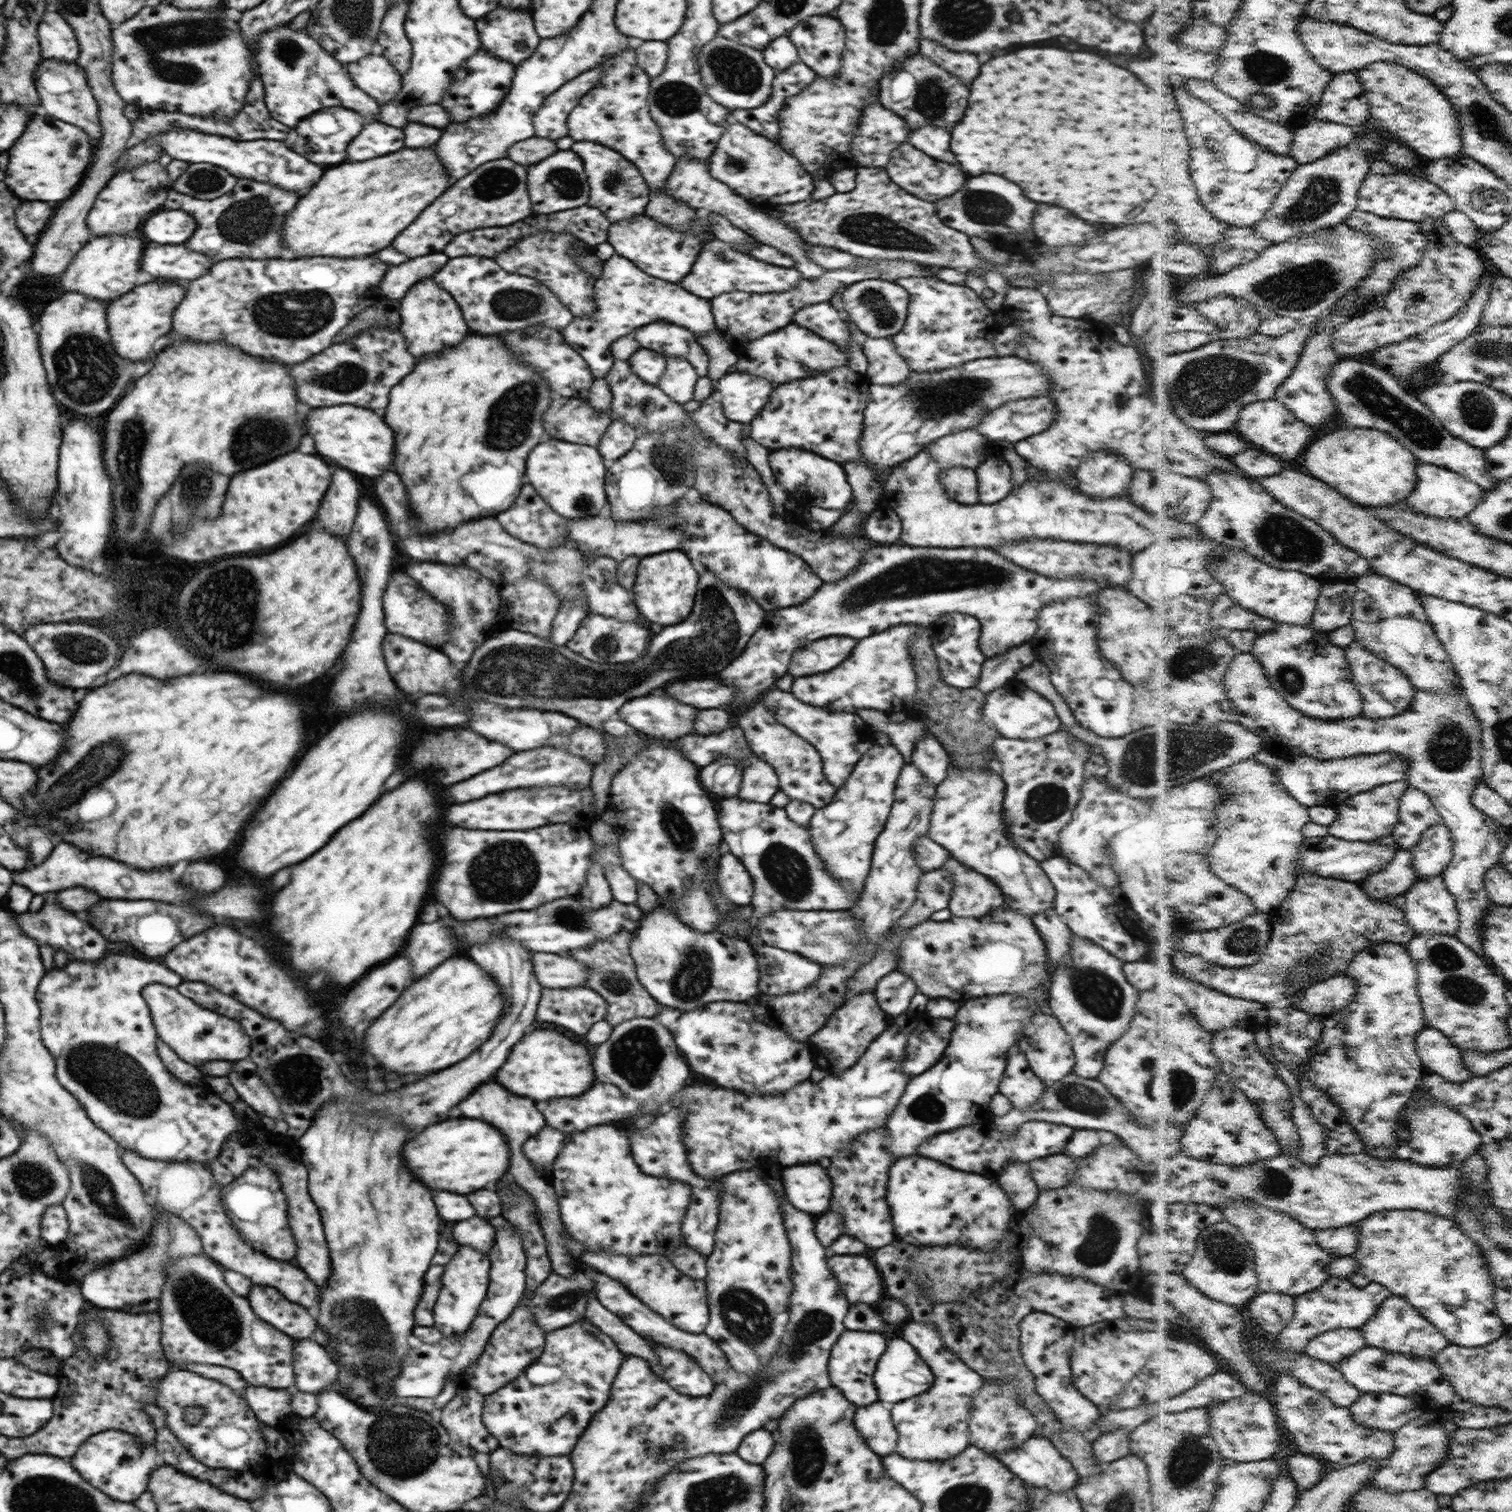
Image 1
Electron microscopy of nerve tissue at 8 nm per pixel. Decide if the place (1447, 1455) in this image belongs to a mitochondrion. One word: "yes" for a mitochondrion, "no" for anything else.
no

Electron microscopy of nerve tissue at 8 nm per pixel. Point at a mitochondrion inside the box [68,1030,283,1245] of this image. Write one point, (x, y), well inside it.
(99, 1189)

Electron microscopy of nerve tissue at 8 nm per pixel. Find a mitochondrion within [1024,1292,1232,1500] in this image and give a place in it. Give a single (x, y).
(1190, 1459)

